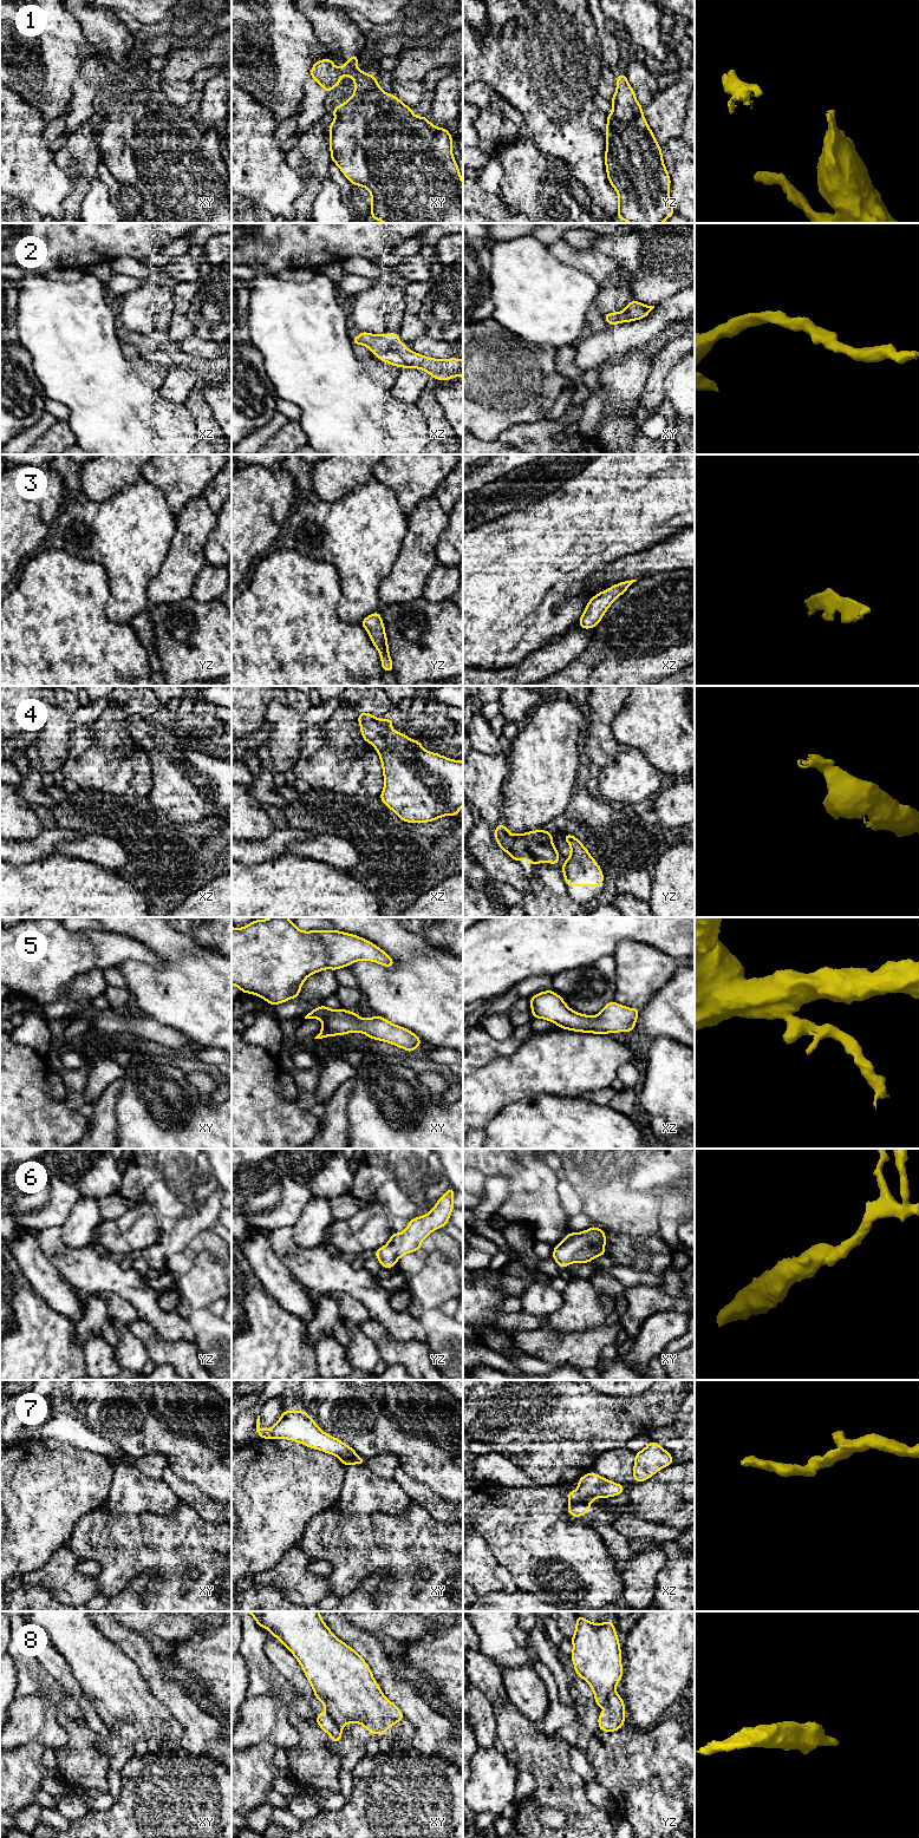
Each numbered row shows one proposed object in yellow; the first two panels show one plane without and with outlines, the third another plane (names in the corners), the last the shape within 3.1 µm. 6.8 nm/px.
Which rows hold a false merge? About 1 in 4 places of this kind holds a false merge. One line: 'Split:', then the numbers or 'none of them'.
Split: 7, 8

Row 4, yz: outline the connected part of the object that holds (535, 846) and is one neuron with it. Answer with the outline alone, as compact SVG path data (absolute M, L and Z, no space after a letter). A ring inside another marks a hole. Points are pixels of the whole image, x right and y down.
M502 823L494 830L494 836L498 846L515 862L529 861L532 865L541 862L559 864L559 851L552 843L552 832L541 829L513 835Z

